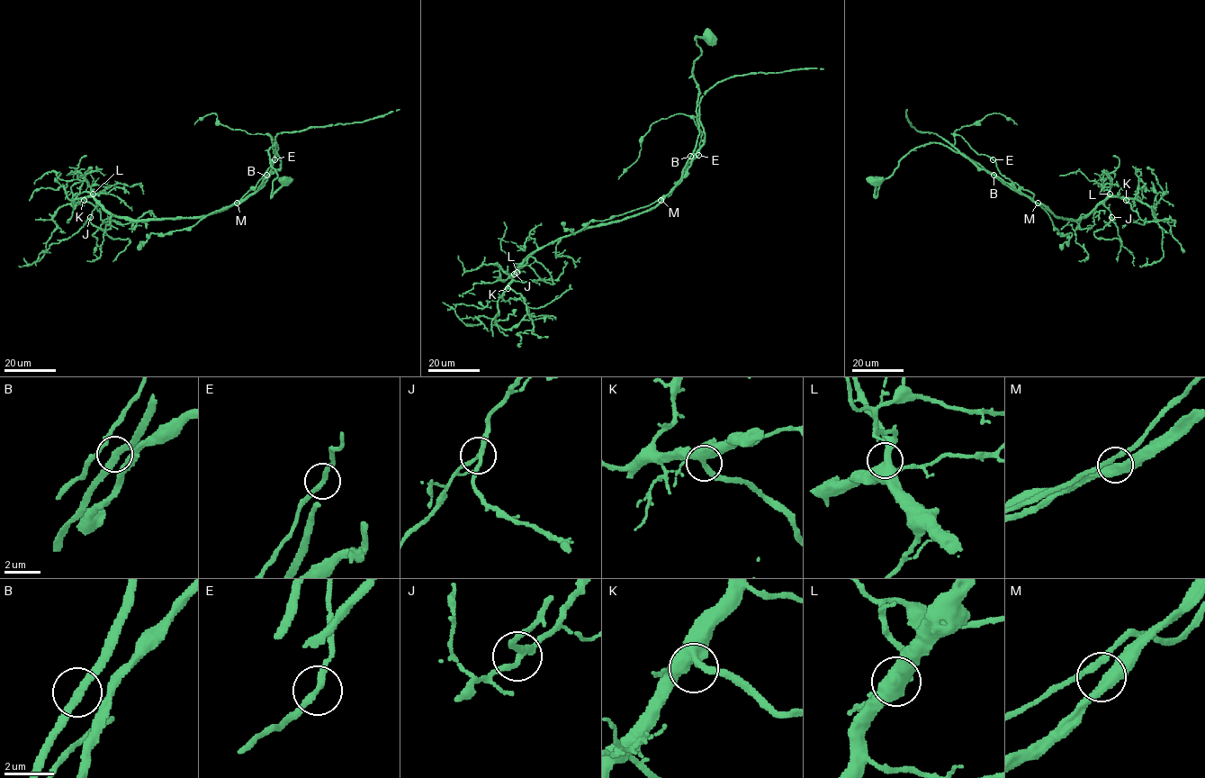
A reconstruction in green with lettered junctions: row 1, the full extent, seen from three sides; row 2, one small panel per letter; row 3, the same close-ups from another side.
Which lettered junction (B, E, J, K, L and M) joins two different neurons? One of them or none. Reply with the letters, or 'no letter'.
no letter

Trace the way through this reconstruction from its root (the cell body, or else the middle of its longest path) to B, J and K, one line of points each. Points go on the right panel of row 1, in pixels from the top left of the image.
B: (875, 182), (876, 196), (880, 184), (903, 158), (932, 142), (965, 154), (993, 175)
J: (875, 182), (876, 196), (911, 150), (938, 142), (1056, 217), (1079, 221), (1101, 203), (1111, 217)
K: (875, 182), (876, 196), (911, 150), (938, 142), (1056, 217), (1079, 221), (1110, 196), (1126, 200)

